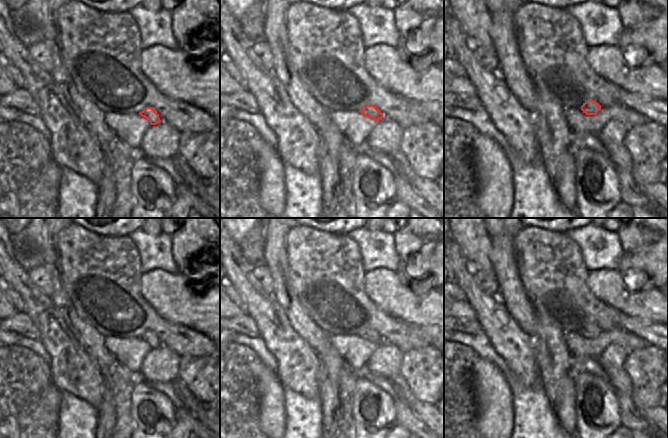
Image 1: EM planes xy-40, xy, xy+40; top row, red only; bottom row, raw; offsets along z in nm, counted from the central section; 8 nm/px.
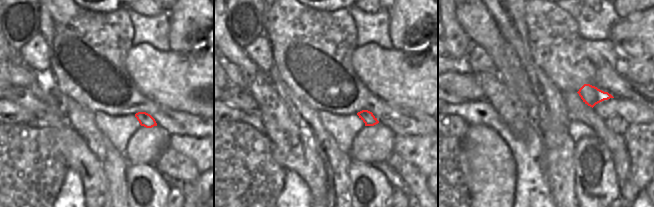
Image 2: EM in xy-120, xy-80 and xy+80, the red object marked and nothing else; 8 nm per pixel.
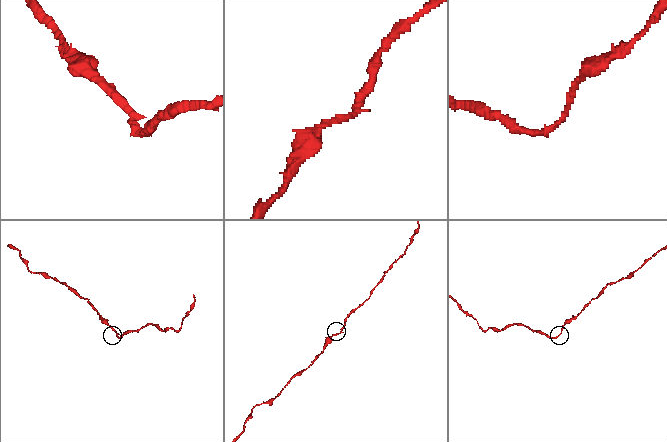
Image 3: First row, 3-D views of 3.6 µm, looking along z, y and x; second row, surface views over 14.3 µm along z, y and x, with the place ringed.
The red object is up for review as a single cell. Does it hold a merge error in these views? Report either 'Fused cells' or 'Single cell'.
Single cell.

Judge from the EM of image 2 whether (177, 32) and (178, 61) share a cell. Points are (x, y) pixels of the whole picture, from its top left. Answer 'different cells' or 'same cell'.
different cells

